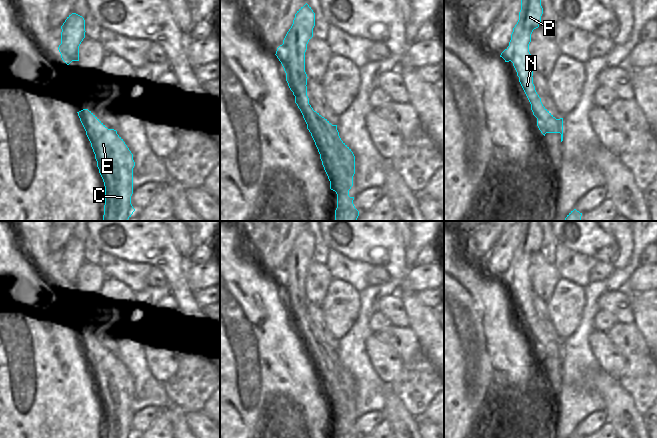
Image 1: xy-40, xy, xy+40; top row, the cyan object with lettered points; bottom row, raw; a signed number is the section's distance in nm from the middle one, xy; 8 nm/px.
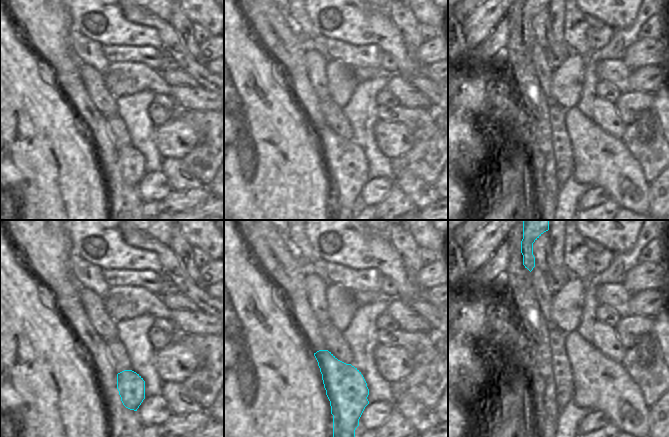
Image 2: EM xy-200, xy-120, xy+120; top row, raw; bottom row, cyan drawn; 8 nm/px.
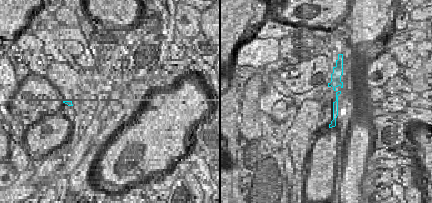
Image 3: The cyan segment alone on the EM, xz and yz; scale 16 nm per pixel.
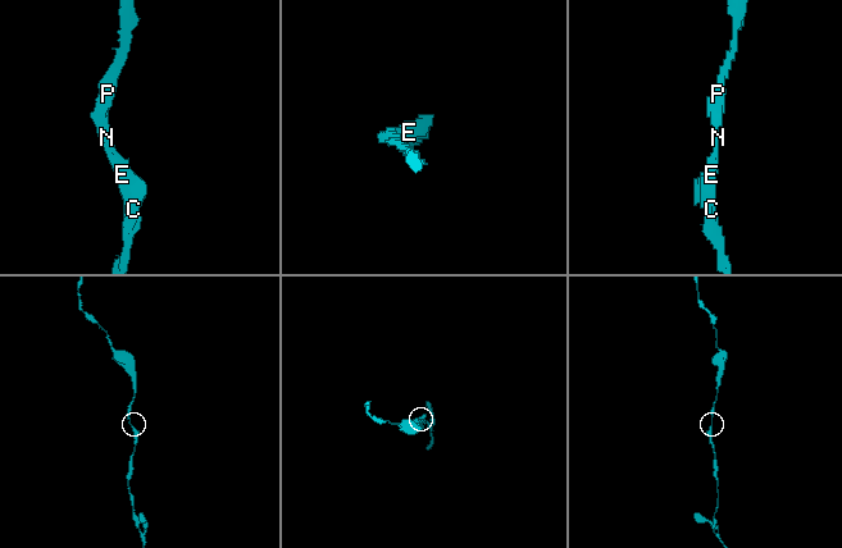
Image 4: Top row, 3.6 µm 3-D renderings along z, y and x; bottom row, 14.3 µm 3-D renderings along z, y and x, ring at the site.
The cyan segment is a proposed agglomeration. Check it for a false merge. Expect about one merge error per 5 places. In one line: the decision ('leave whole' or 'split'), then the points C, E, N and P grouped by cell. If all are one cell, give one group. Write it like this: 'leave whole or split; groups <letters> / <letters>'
leave whole; groups C E N P

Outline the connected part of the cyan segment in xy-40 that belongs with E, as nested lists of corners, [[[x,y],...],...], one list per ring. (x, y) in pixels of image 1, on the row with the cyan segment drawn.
[[[83,109],[78,113],[95,154],[97,167],[105,186],[103,221],[127,221],[135,209],[131,204],[133,194],[133,154],[114,129],[108,129],[91,111]]]

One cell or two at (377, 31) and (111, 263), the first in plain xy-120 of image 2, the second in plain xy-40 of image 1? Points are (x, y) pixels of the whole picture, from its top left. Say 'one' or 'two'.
two

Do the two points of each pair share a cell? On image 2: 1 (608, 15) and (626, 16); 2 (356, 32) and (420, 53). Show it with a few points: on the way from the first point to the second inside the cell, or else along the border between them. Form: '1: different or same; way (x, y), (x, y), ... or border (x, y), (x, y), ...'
1: same; way (612, 15), (622, 15)
2: different; border (414, 50), (414, 58), (417, 61)

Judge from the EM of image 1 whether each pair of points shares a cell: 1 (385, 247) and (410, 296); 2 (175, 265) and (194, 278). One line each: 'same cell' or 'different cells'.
1: same cell
2: different cells

